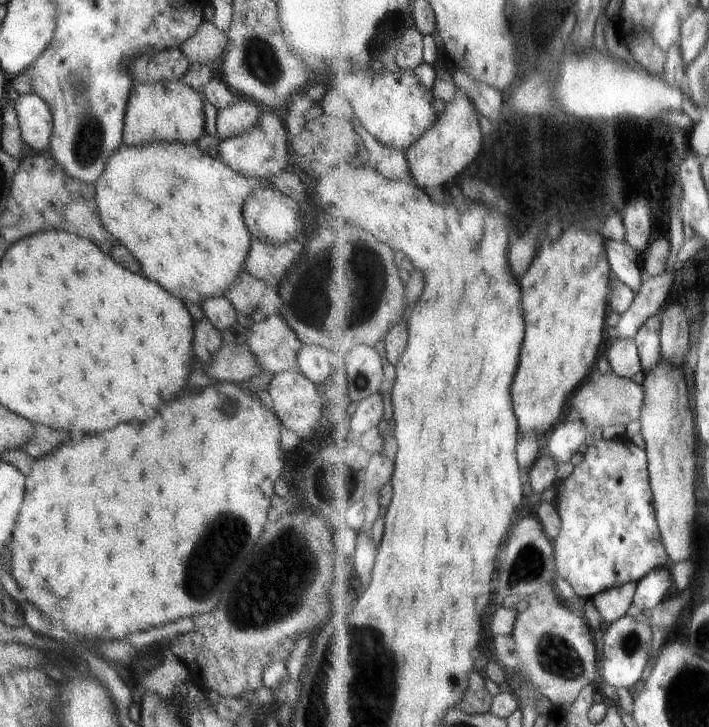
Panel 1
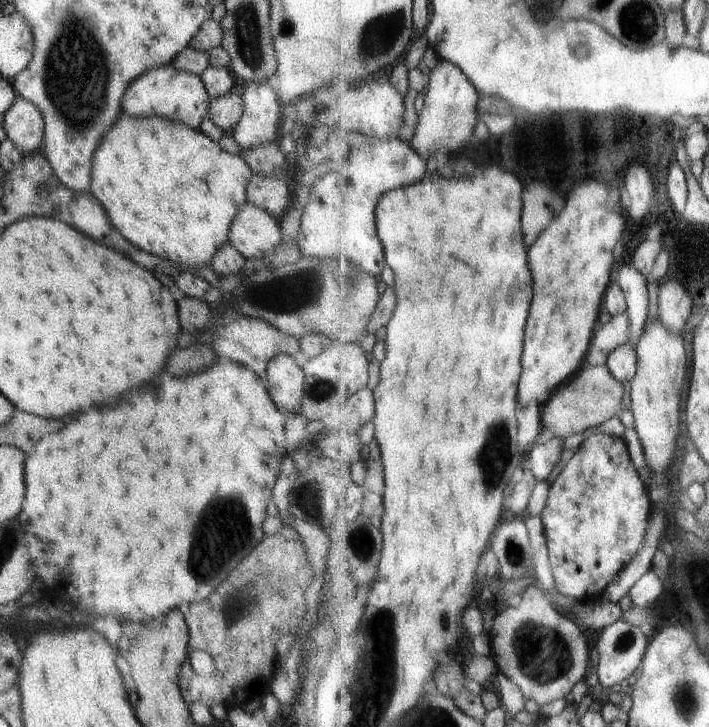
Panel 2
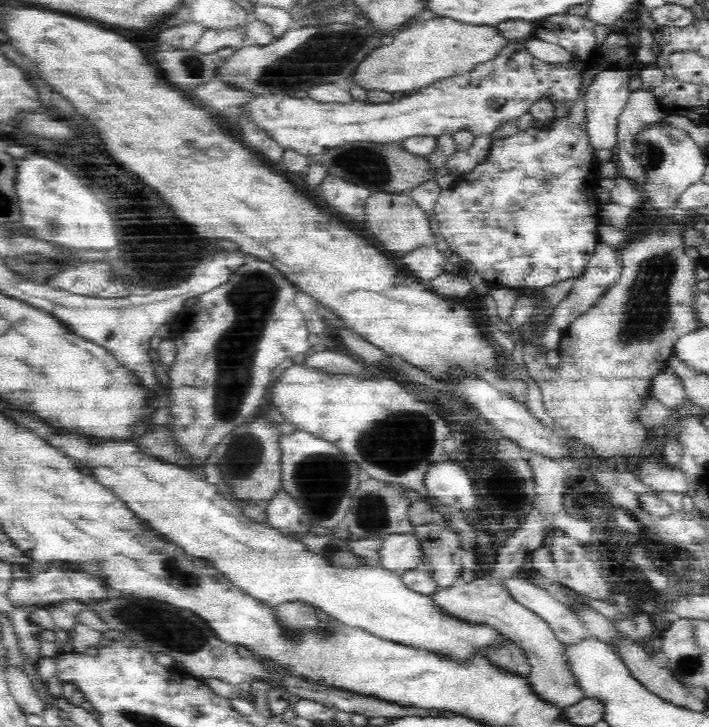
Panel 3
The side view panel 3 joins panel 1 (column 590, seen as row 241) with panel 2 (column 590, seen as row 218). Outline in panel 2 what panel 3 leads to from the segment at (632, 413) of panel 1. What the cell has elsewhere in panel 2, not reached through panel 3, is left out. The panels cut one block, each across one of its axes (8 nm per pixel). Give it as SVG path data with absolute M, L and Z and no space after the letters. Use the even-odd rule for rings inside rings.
M588 361L578 374L562 386L543 409L544 426L556 437L565 440L593 428L598 430L614 417L624 414L624 384L609 369L608 365L591 365Z

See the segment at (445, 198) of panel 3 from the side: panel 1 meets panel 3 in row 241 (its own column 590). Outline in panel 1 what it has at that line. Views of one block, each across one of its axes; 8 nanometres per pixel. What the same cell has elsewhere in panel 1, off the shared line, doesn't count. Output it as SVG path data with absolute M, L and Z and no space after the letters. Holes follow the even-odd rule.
M627 437L598 439L585 449L580 465L560 486L556 506L562 516L562 534L554 540L558 573L568 580L579 596L590 600L606 590L620 589L630 582L642 582L652 572L672 566L657 518L657 506L651 484L649 453Z

